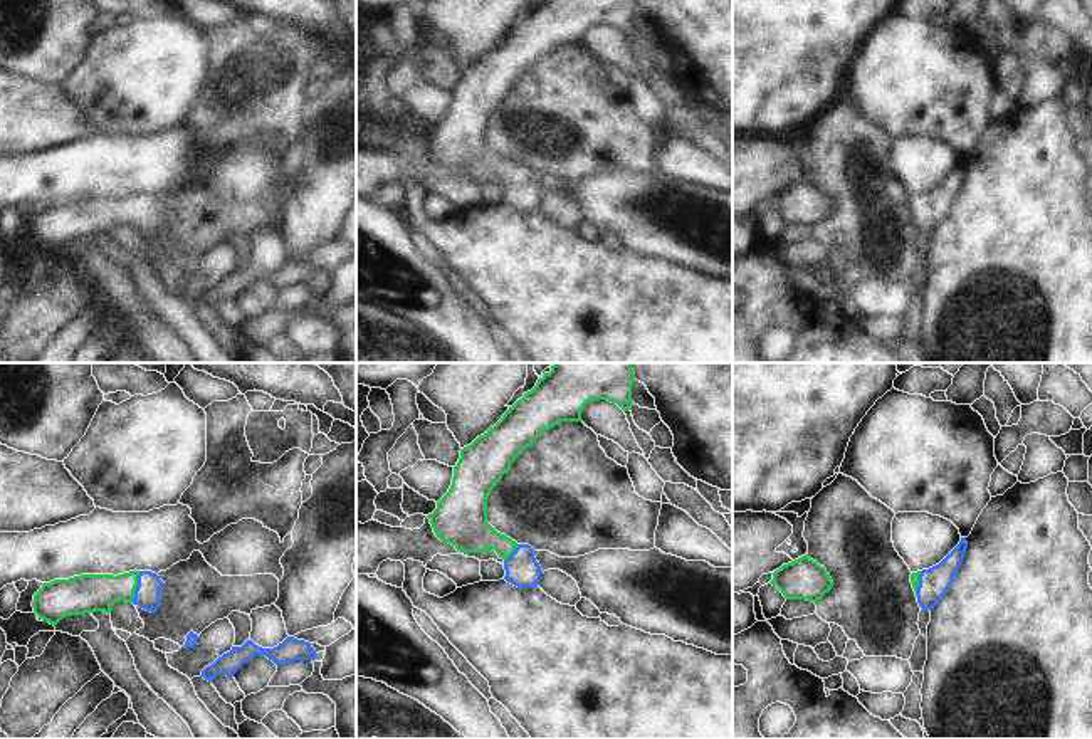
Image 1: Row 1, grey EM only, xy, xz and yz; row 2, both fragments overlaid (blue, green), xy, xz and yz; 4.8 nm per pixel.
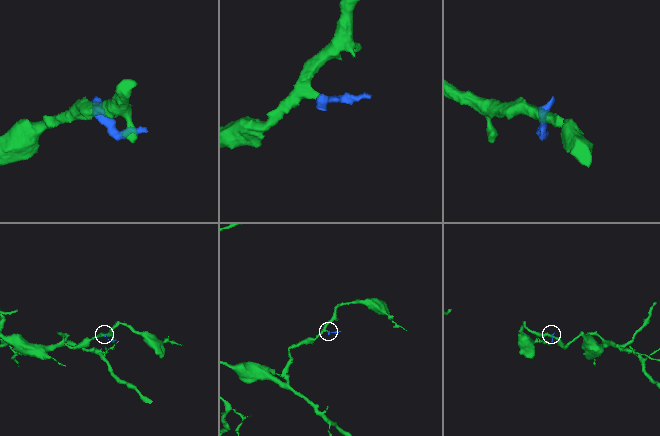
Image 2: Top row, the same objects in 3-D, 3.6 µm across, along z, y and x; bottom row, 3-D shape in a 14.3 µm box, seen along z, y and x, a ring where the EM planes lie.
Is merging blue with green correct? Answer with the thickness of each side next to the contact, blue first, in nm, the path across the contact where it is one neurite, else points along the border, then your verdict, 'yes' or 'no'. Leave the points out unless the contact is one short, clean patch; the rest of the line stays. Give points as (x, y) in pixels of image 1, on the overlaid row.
calibres 130 and 190 nm; way xy (146, 595), (136, 587), (86, 593); yes

